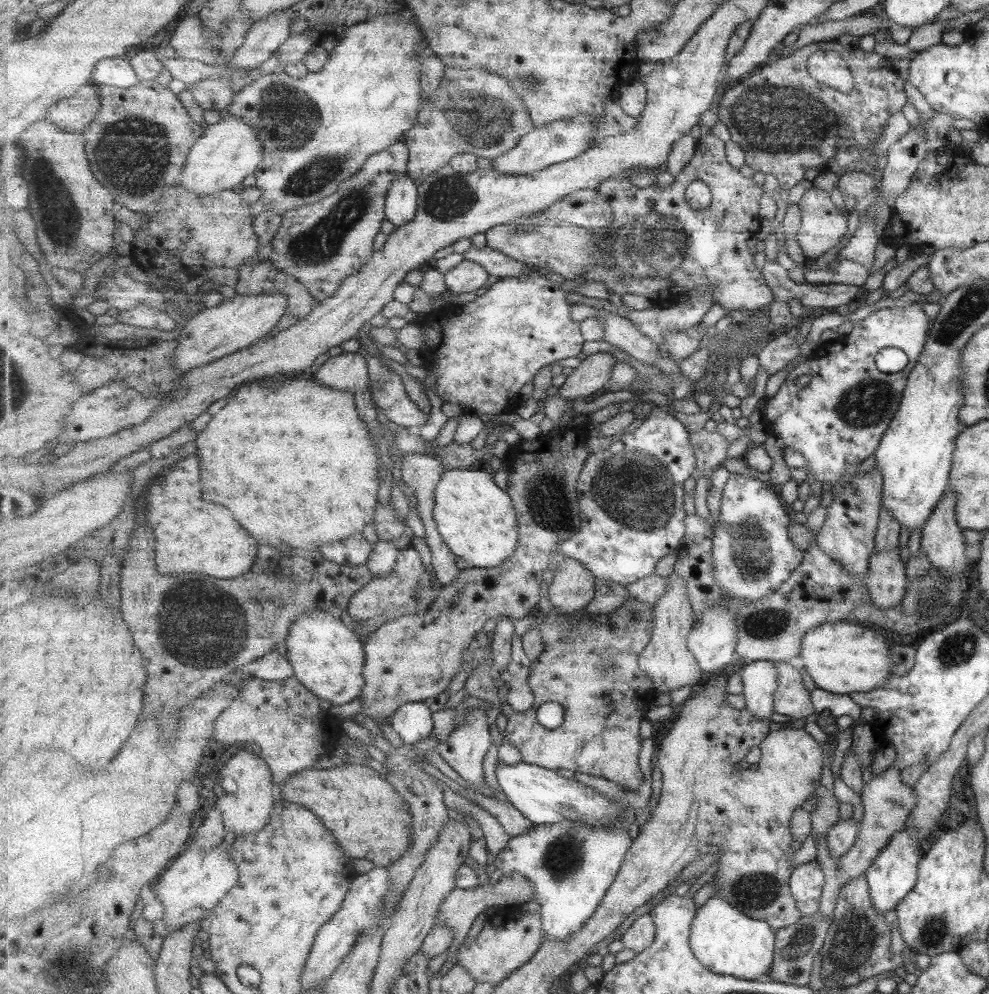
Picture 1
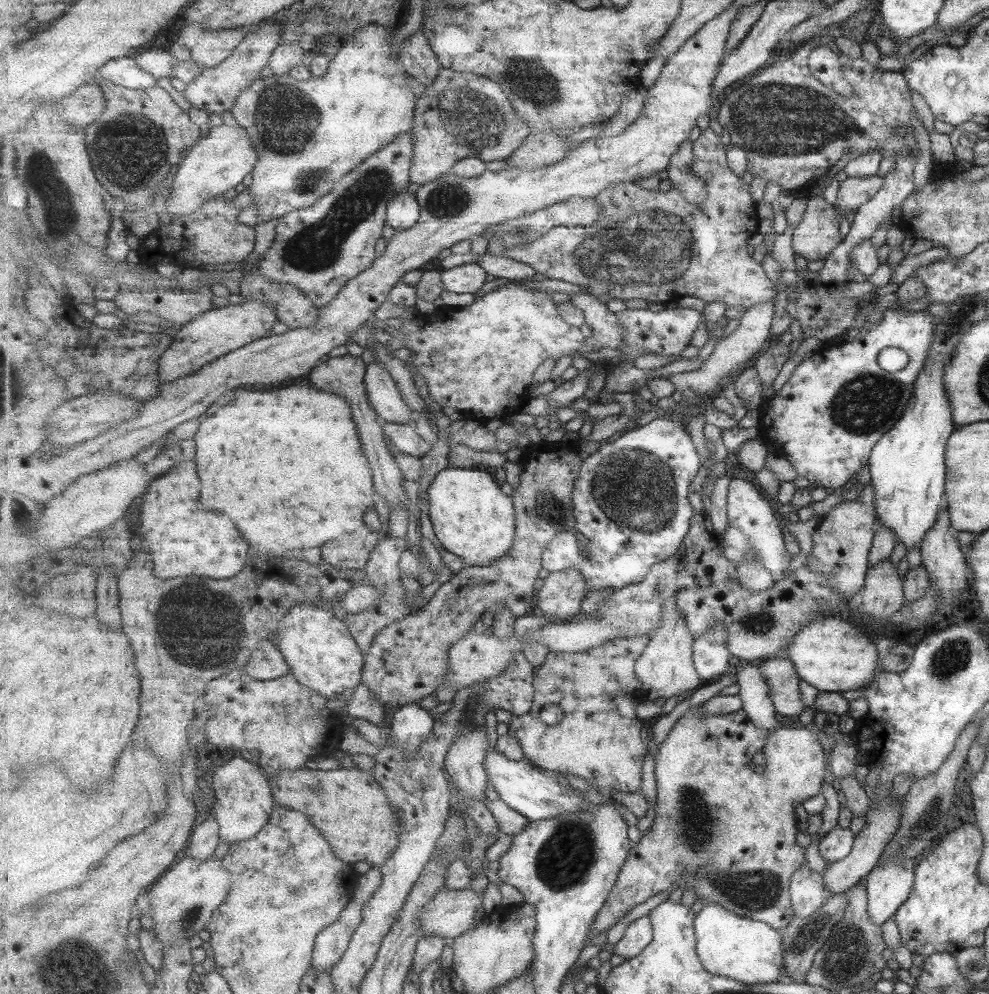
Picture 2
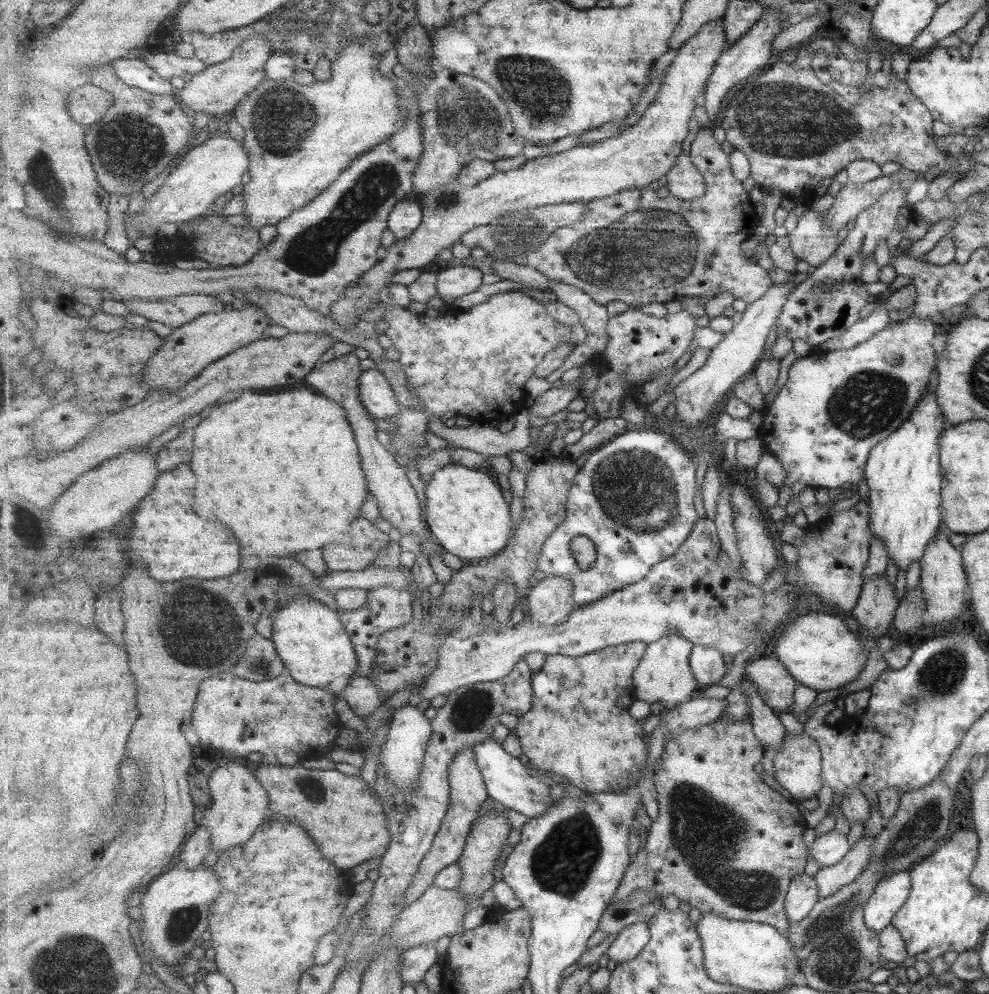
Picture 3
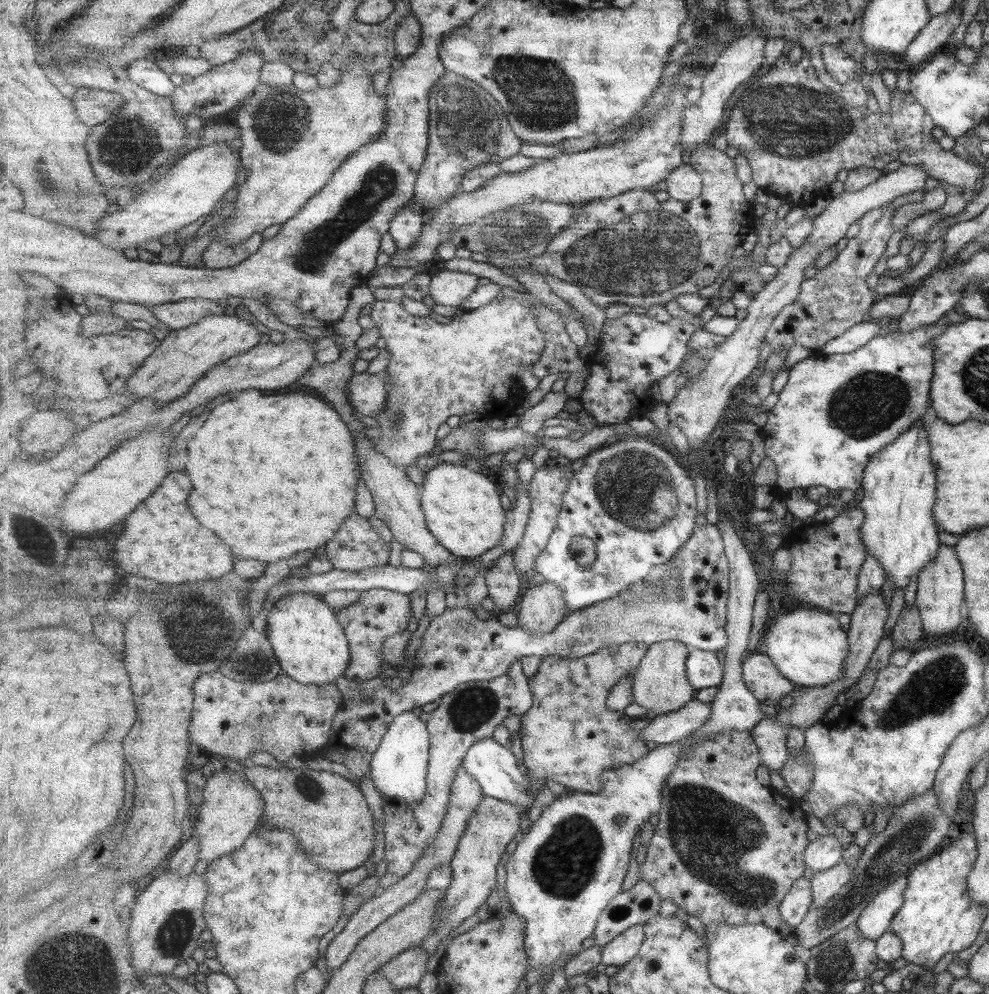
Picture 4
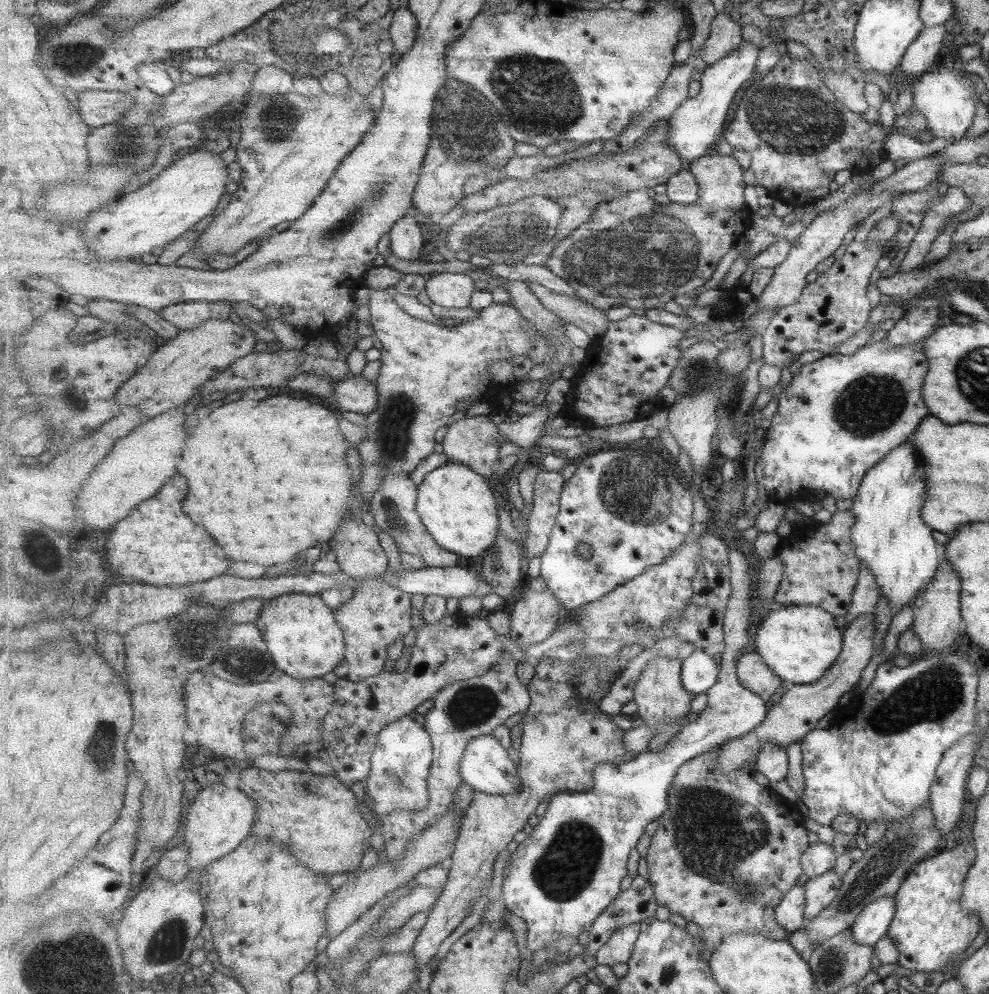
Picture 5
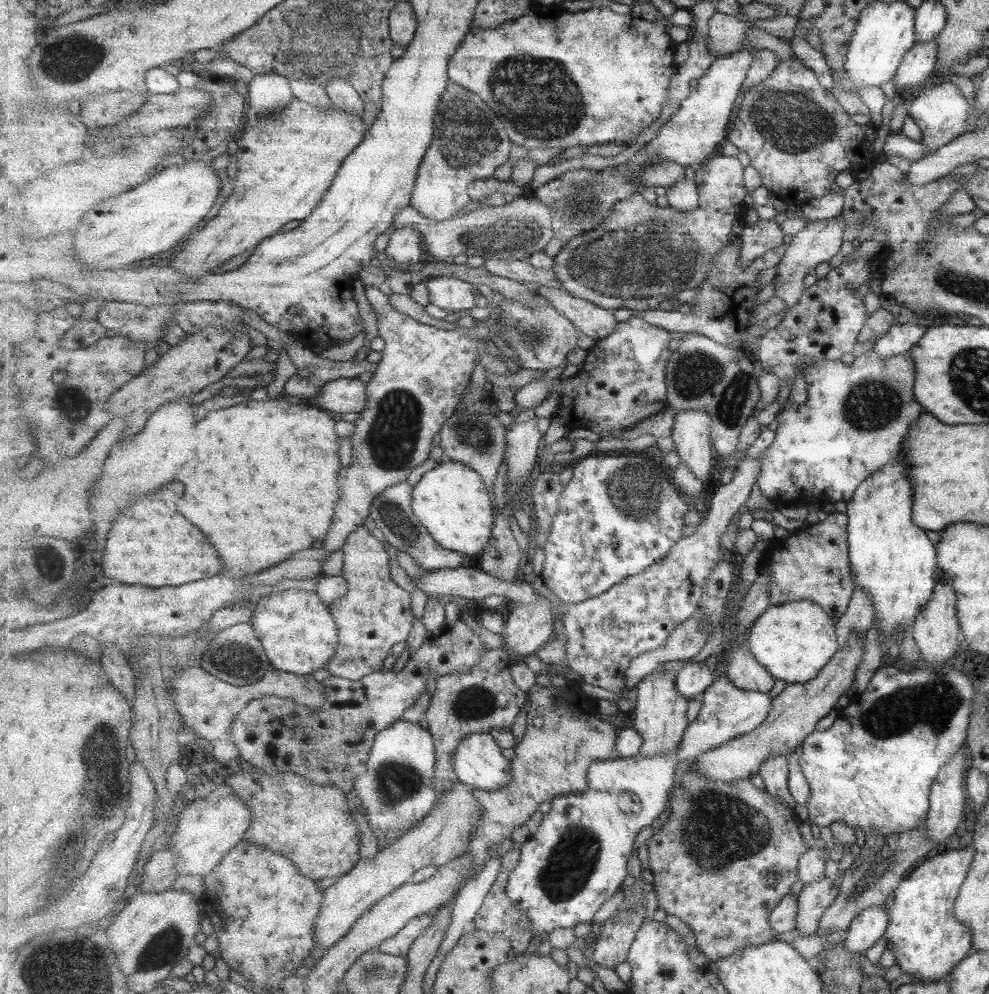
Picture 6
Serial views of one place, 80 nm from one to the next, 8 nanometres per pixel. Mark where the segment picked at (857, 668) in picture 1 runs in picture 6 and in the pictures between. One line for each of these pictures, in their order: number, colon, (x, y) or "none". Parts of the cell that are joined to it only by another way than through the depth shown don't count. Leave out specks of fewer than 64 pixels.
2: (830, 658)
3: (819, 651)
4: (808, 646)
5: (800, 642)
6: (794, 641)

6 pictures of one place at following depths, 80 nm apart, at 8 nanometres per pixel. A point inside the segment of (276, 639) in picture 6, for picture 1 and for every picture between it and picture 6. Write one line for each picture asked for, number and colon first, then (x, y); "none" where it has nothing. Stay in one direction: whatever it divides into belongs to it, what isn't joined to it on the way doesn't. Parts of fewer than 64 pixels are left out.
1: (330, 659)
2: (322, 653)
3: (316, 647)
4: (311, 644)
5: (301, 631)

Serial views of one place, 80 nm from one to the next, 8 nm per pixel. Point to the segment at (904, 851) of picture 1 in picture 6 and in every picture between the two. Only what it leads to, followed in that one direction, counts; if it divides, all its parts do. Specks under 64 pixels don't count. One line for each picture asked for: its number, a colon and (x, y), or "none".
2: (888, 885)
3: (891, 891)
4: (874, 919)
5: (873, 921)
6: (869, 924)

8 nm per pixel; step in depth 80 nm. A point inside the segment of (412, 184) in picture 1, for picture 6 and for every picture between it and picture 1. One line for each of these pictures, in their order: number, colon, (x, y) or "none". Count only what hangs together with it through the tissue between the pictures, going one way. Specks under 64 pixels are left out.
2: (404, 211)
3: (406, 216)
4: (406, 227)
5: (408, 237)
6: (405, 246)

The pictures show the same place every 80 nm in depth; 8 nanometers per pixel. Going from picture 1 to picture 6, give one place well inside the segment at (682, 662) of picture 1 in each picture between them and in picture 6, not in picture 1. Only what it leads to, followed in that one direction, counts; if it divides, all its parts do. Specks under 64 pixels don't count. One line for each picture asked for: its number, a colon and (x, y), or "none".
2: (667, 668)
3: (665, 675)
4: (661, 684)
5: (663, 701)
6: (660, 715)

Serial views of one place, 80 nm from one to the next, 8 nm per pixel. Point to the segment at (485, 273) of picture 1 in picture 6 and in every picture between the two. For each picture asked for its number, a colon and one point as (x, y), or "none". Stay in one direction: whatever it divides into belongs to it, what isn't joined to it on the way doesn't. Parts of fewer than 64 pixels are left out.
2: (470, 277)
3: (455, 281)
4: (449, 288)
5: (451, 290)
6: (449, 293)

